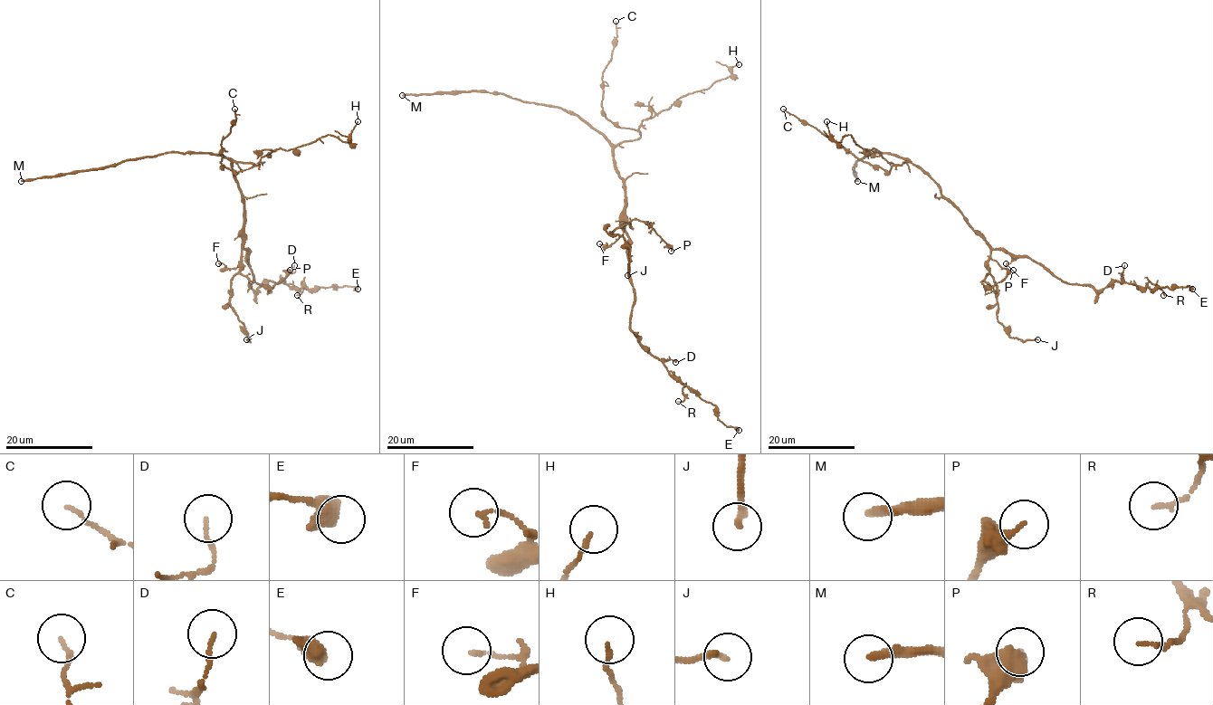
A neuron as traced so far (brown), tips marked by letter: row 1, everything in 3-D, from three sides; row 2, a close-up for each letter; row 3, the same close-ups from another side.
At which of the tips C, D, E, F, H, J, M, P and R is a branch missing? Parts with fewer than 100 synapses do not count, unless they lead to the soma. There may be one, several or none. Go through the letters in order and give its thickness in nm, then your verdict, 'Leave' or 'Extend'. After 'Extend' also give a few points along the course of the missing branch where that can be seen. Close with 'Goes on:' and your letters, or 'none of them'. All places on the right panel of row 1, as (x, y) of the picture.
C: Thickness 120 nm. Leave
D: Thickness 110 nm. Leave
E: Thickness 600 nm. Leave
F: Thickness 130 nm. Leave
H: Thickness 120 nm. Leave
J: Thickness 200 nm. Leave
M: Thickness 240 nm. Extend. Course of what is missing: (857, 181), (852, 166), (875, 140), (865, 127), (824, 124), (769, 106)
P: Thickness 220 nm. Leave
R: Thickness 110 nm. Leave
Goes on: M

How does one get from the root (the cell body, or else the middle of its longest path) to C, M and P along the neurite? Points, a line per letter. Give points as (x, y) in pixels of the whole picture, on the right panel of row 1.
C: (965, 216), (941, 195), (940, 187), (916, 166), (904, 161), (893, 166), (889, 171), (873, 166), (783, 109)
M: (965, 216), (941, 195), (940, 187), (929, 176), (897, 155), (868, 153), (853, 166), (857, 181)
P: (965, 216), (989, 249), (988, 272), (982, 282), (991, 288), (1013, 270)

